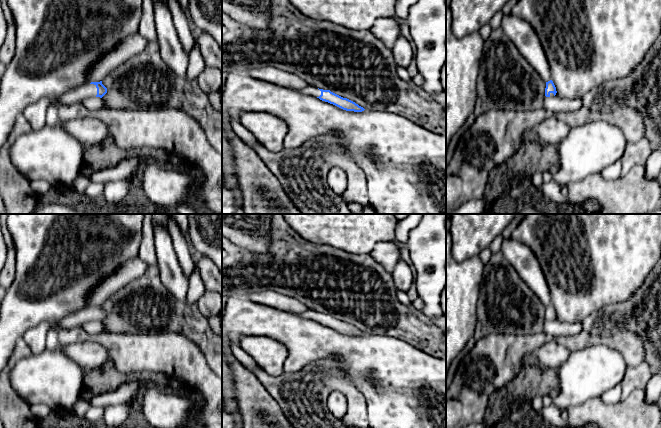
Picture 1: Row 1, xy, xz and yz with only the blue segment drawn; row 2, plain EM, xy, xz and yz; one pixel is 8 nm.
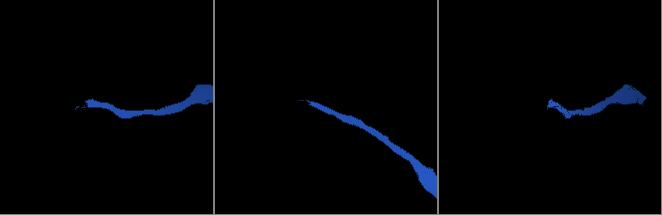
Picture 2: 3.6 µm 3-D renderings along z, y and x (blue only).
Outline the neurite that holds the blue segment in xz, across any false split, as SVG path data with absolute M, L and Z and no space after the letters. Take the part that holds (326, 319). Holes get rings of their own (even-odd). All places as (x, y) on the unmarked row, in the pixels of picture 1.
M309 309L305 313L299 315L310 320L315 320L322 325L333 328L346 335L362 336L365 334L363 331L359 330L355 326L347 322L343 322L331 316L330 314L317 313Z

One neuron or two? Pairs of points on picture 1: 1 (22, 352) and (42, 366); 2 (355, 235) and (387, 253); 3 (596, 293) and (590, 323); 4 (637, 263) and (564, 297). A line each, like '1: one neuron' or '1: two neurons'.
1: two neurons
2: two neurons
3: two neurons
4: one neuron

